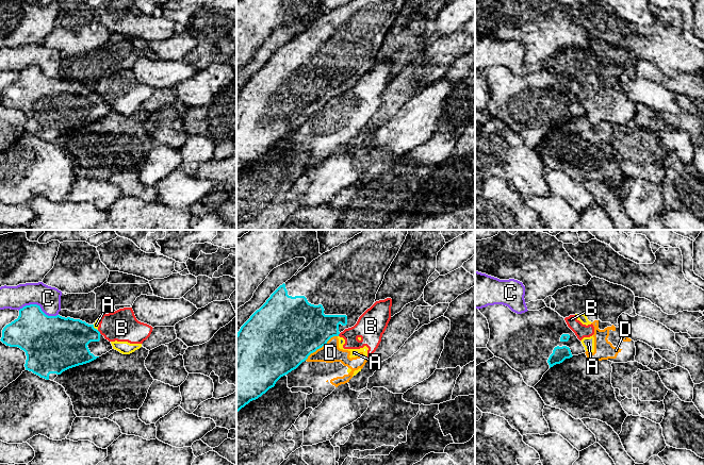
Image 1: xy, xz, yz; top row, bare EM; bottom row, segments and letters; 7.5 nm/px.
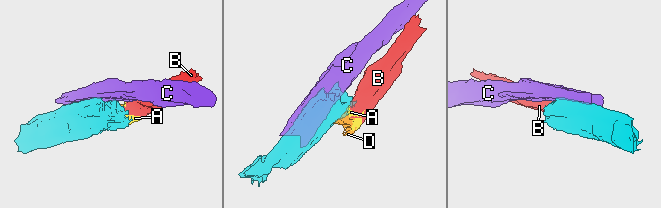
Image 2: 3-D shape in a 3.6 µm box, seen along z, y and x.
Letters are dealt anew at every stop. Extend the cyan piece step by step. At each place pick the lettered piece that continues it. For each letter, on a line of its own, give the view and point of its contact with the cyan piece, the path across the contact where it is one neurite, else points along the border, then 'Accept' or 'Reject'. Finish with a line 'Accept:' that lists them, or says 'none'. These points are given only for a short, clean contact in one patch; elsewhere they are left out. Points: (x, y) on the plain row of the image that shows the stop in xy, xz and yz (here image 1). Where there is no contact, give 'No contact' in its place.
A: Touches cyan at xy (94, 89). Boundary: xy (93, 86), (97, 92). Reject
B: Touches cyan at xy (99, 94). Boundary: xy (97, 92), (101, 96). Reject
C: Touches cyan at xy (38, 67). Reject
D: Touches cyan at xz (321, 109). Boundary: xz (337, 97), (333, 97), (305, 121). Reject
Accept: none

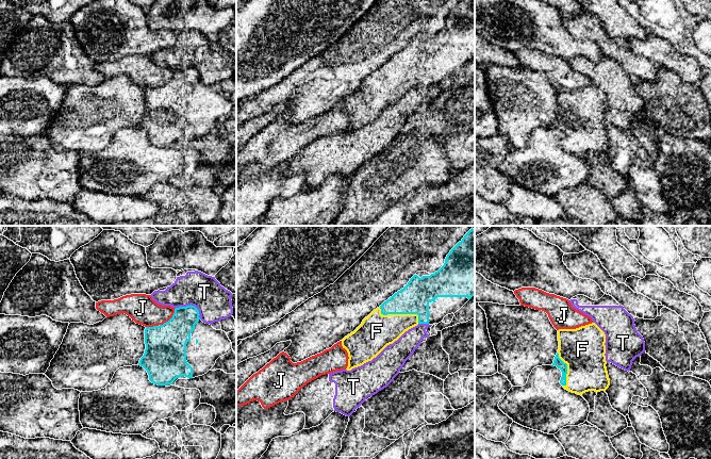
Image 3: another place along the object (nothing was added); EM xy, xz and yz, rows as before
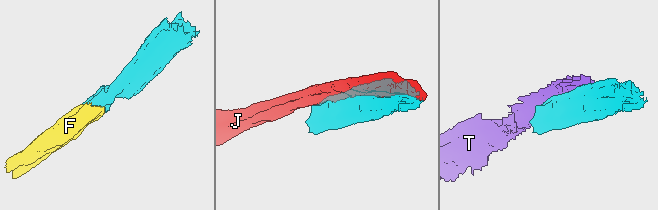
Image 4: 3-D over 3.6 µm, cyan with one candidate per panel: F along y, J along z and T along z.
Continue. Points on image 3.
F: Touches cyan at xz (400, 75). Accept
J: Touches cyan at xy (170, 80). Reject
T: Touches cyan at xy (191, 66). Reject
Accept: F

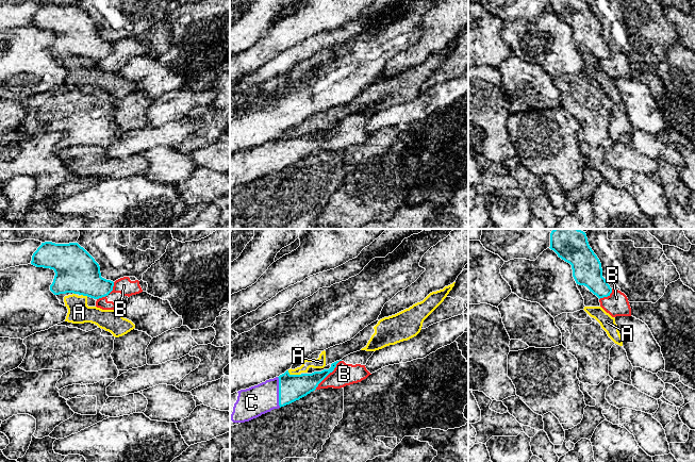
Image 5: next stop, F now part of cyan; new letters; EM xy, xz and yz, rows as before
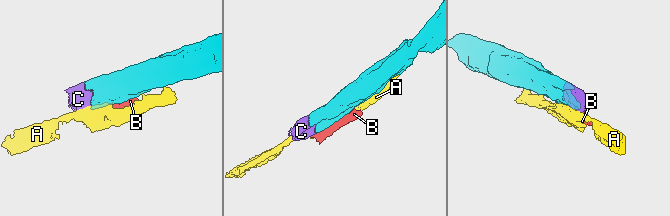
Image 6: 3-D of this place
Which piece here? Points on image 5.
A: Touches cyan at xz (294, 136). Reject
B: Touches cyan at xz (328, 135). Reject
C: Touches cyan at xz (279, 153). Accept
Accept: C

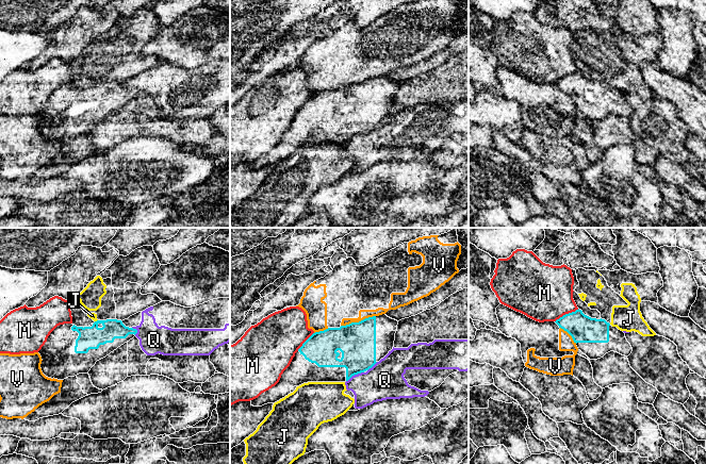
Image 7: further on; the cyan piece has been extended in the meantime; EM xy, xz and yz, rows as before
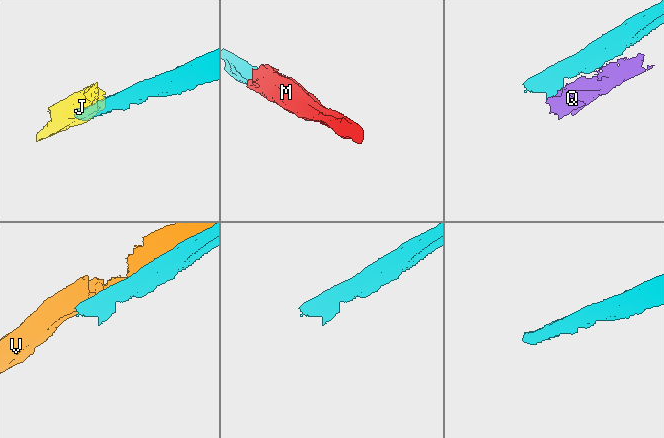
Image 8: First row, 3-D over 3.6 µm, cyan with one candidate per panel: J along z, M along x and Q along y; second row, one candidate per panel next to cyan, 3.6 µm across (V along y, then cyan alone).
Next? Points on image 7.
J: Touches cyan at xy (97, 82). Boundary: xy (97, 81), (95, 83). Reject
M: Touches cyan at yz (567, 76). Reject
Q: Touches cyan at xz (355, 135). Boundary: xz (363, 133), (352, 136), (346, 143). Reject
V: Touches cyan at xz (359, 83). Reject
Accept: none

